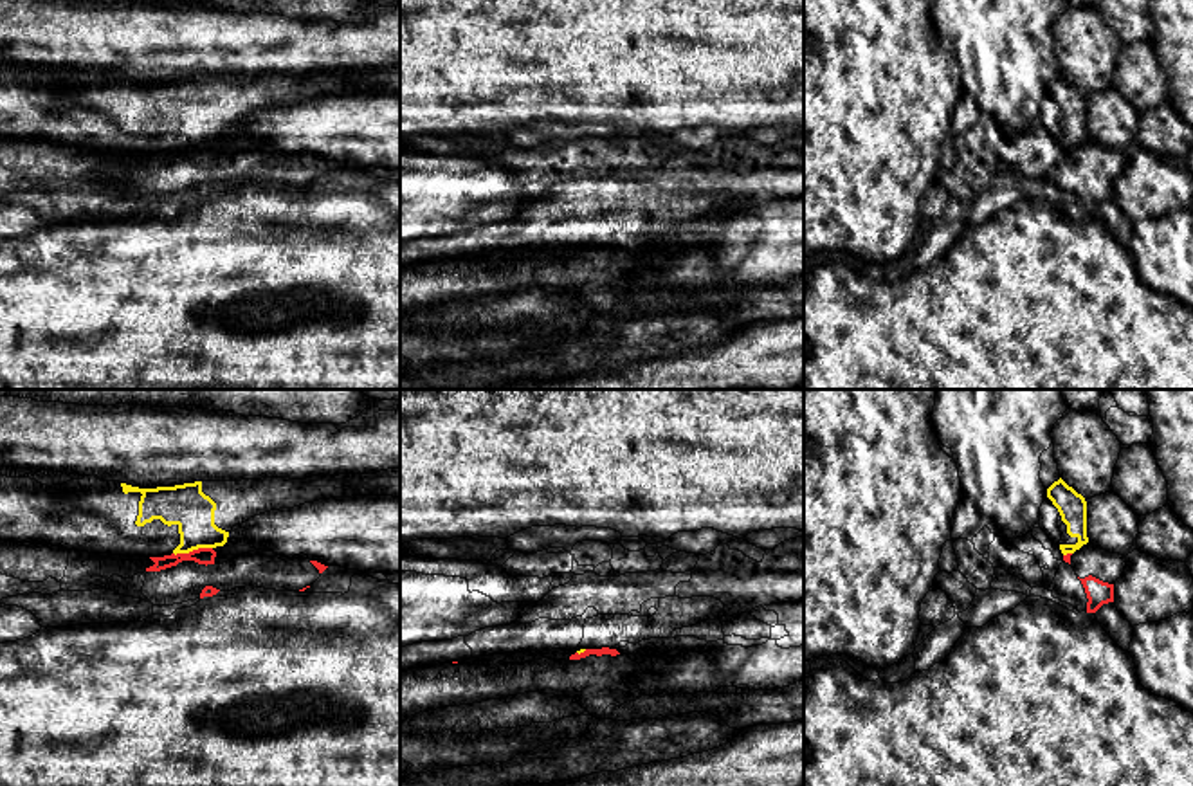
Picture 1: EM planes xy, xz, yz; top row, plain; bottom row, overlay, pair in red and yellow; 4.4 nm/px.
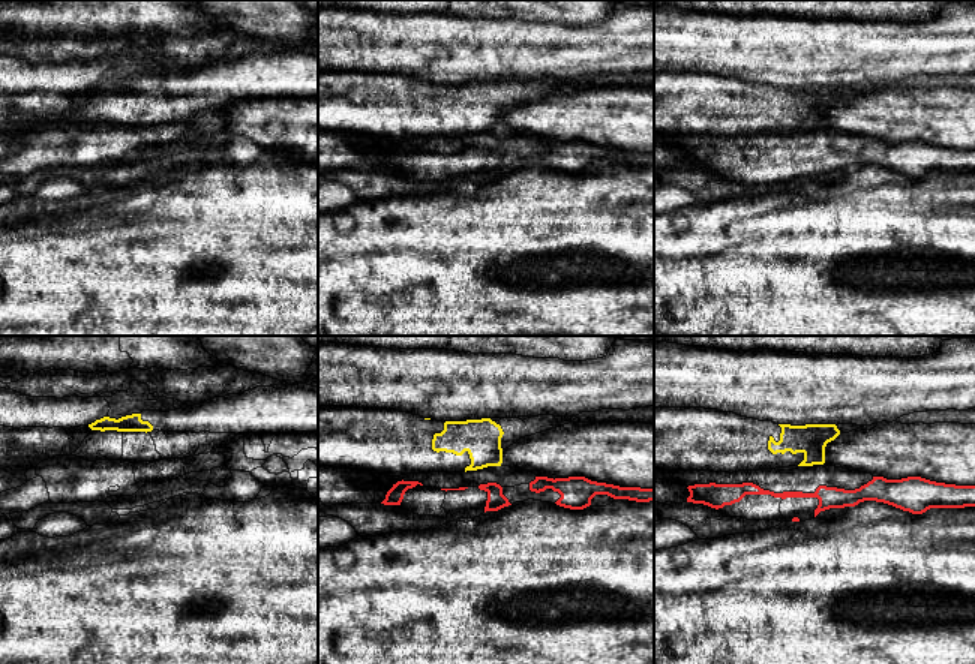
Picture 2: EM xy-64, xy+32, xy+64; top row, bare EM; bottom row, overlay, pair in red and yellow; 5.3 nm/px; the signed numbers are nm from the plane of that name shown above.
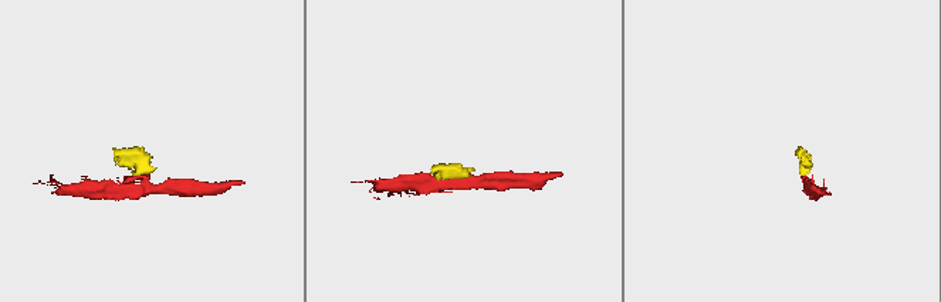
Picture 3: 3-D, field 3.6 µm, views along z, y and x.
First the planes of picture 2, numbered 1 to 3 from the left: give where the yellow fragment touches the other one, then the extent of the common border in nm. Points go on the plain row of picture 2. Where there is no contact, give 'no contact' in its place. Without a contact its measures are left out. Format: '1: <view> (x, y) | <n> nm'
1: no contact
2: no contact
3: no contact

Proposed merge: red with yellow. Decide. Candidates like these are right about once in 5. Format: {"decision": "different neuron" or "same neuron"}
{"decision": "different neuron"}

